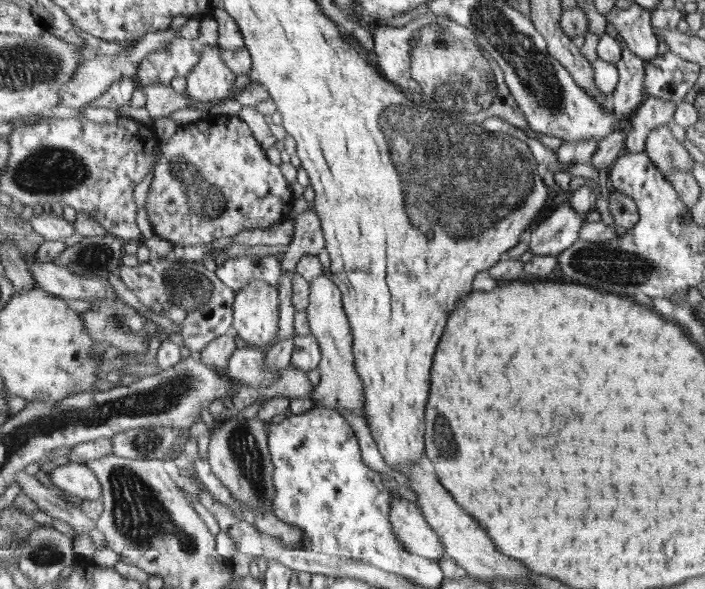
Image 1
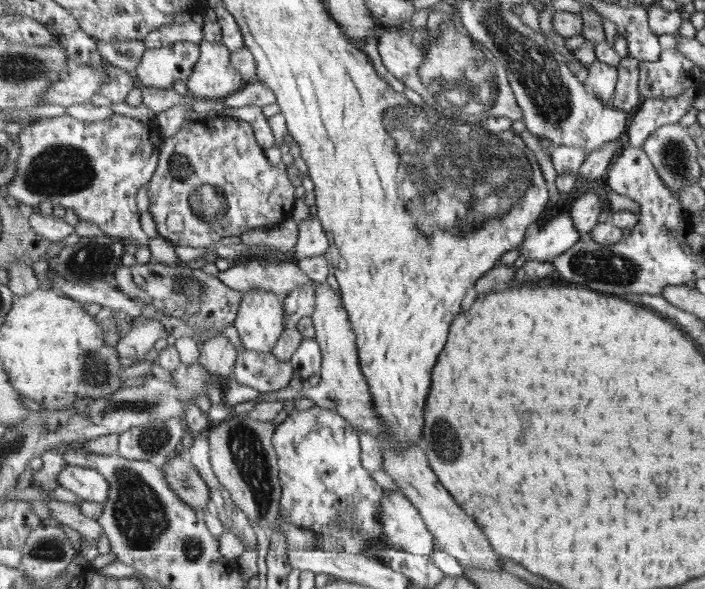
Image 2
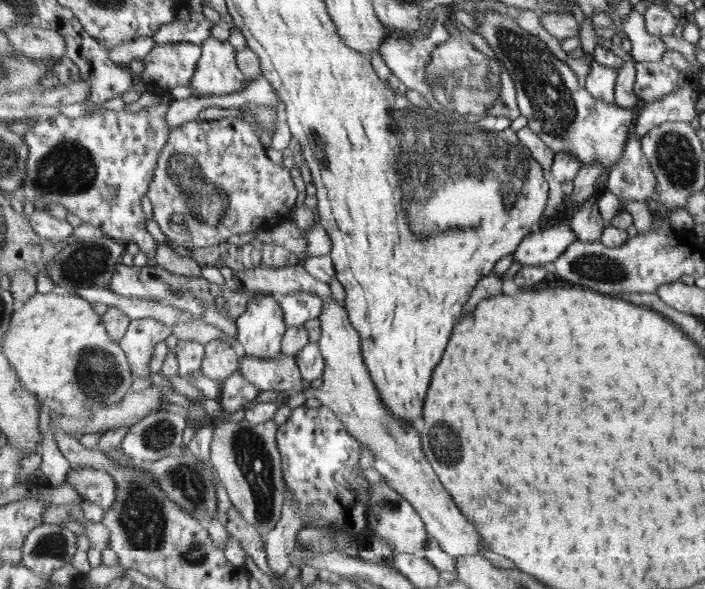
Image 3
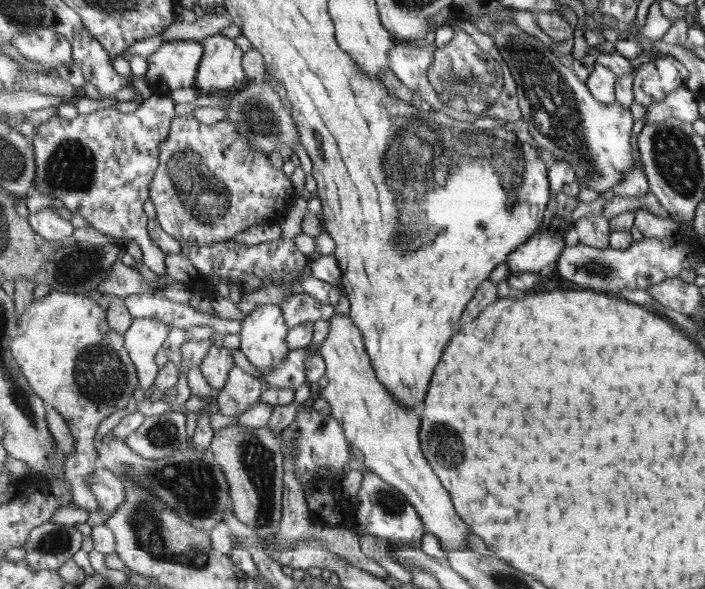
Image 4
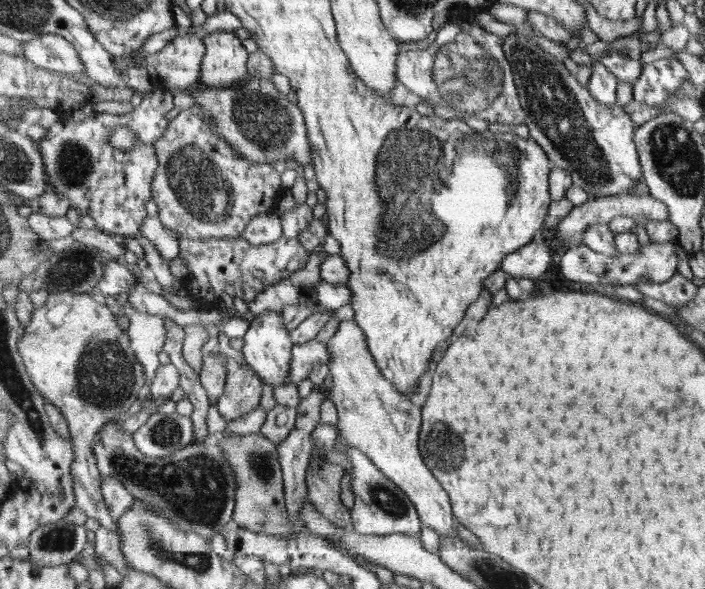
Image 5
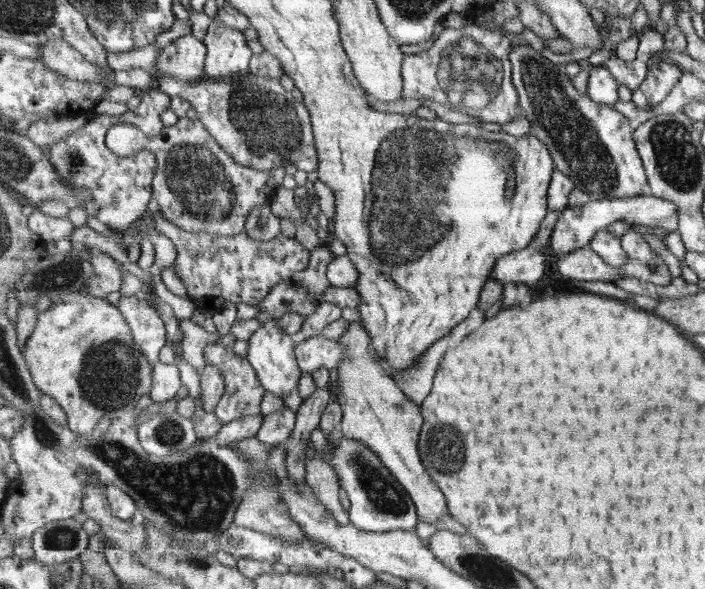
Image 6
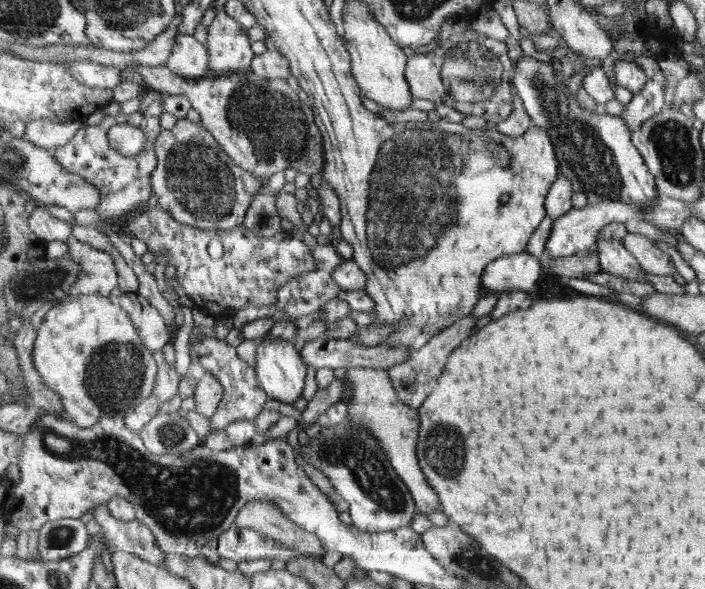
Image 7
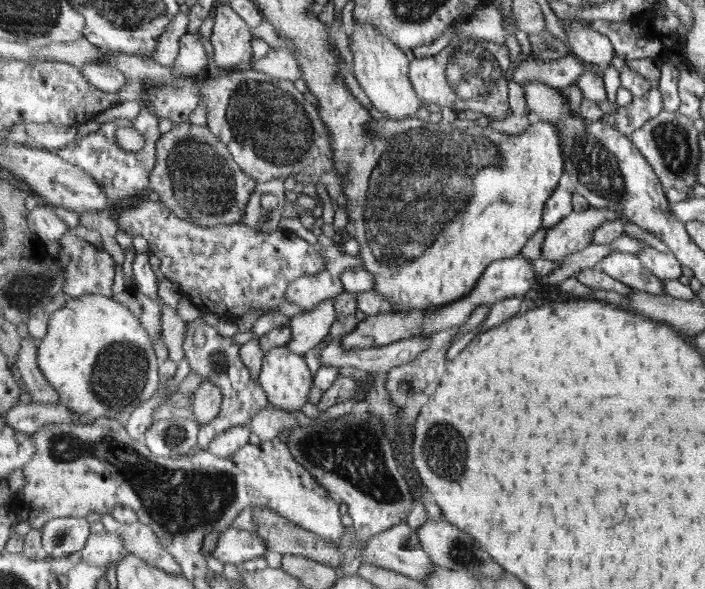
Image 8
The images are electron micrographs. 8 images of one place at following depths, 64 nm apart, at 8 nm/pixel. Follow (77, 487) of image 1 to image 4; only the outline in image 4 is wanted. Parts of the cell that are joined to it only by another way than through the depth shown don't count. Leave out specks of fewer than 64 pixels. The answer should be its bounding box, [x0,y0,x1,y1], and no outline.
[90,466,128,515]

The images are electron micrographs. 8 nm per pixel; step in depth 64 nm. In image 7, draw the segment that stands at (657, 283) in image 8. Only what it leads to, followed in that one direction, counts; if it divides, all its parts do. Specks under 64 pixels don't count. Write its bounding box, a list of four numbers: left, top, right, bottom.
[596,240,650,283]

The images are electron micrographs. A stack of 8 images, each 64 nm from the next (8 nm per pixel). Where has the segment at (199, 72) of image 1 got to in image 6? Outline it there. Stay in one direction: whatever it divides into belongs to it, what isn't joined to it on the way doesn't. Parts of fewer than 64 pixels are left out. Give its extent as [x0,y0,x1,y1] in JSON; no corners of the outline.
[203,20,253,81]

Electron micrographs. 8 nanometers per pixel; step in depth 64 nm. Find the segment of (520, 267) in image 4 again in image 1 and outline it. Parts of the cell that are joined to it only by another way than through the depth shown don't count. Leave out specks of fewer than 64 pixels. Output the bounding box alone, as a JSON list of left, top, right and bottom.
[529,200,584,257]

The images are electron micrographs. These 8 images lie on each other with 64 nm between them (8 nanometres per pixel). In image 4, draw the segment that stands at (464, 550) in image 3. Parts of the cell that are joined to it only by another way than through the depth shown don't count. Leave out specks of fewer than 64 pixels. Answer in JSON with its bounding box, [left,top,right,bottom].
[314,312,472,553]

